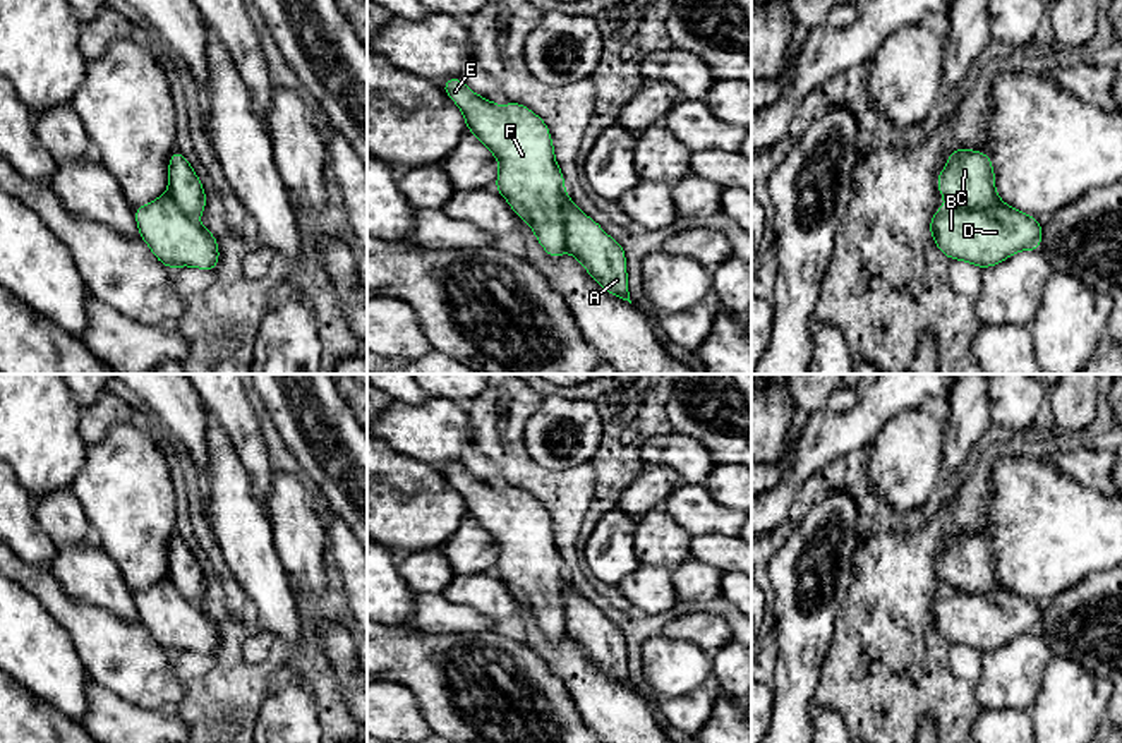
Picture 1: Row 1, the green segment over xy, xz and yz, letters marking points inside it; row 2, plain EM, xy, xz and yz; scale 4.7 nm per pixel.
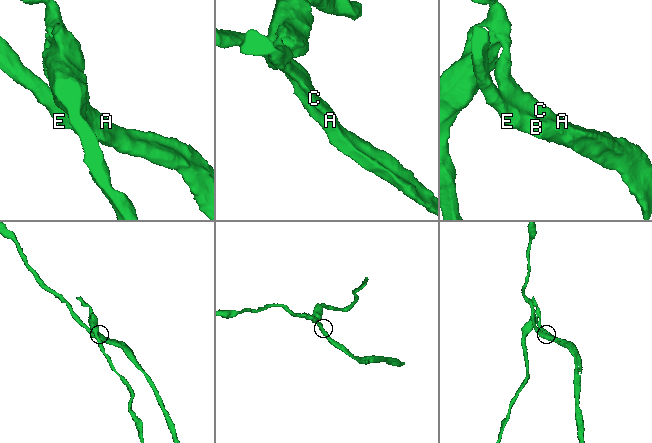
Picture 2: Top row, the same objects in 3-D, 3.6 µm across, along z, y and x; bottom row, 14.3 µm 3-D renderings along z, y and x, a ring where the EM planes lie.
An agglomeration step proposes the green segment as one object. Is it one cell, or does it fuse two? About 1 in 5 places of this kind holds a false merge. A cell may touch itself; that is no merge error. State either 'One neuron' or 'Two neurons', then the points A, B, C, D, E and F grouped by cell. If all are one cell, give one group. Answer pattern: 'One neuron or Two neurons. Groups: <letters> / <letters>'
One neuron. Groups: A B C D E F

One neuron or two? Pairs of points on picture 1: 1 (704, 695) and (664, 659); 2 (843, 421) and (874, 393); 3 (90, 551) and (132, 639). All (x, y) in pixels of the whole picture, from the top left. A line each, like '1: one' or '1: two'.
1: one
2: one
3: two

